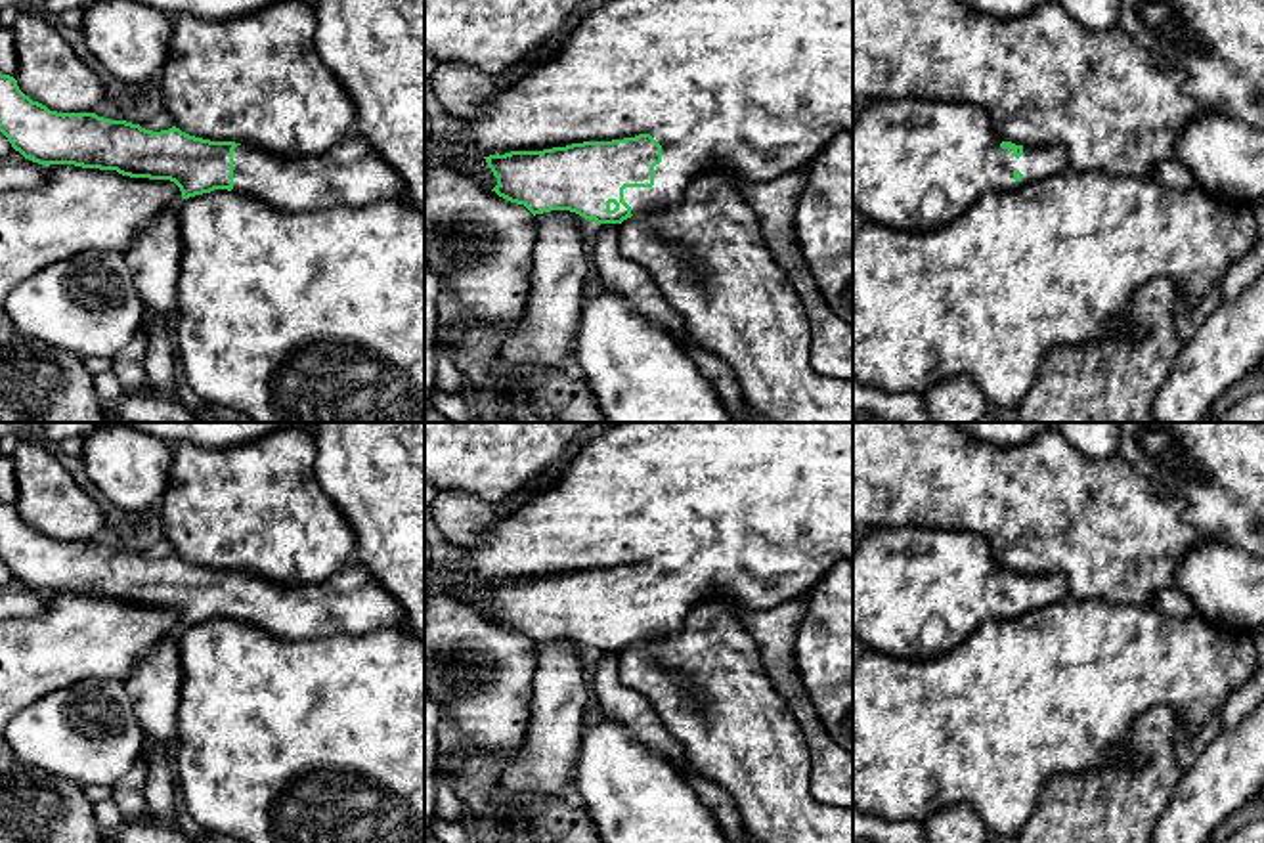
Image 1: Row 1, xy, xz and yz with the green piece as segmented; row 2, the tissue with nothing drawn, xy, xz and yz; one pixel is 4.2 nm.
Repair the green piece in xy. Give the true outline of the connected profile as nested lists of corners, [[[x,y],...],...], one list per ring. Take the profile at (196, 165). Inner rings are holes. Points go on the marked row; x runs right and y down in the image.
[[[0,73],[0,132],[25,159],[46,166],[46,182],[31,189],[0,193],[0,310],[8,294],[36,271],[80,254],[82,250],[126,252],[136,235],[163,210],[184,199],[214,189],[239,191],[277,210],[312,212],[333,206],[367,206],[382,201],[407,201],[400,174],[354,128],[333,149],[317,157],[279,157],[264,149],[210,141],[180,128],[153,132],[126,120],[111,120],[96,113],[57,113],[25,96],[17,80]]]

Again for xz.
[[[608,0],[589,11],[570,34],[560,36],[551,59],[497,88],[478,122],[465,124],[474,138],[470,149],[486,159],[497,178],[491,191],[524,205],[534,216],[570,210],[599,226],[621,224],[677,205],[688,184],[711,168],[729,170],[748,182],[774,182],[803,170],[838,132],[853,132],[853,0]]]

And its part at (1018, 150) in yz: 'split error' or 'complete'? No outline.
split error

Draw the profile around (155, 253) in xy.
[[[178,206],[159,212],[124,252],[134,273],[140,300],[145,308],[143,321],[157,317],[170,321],[178,315],[178,279],[182,239]]]

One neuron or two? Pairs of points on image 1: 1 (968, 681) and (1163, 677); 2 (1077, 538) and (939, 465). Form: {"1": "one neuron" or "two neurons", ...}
{"1": "one neuron", "2": "one neuron"}

